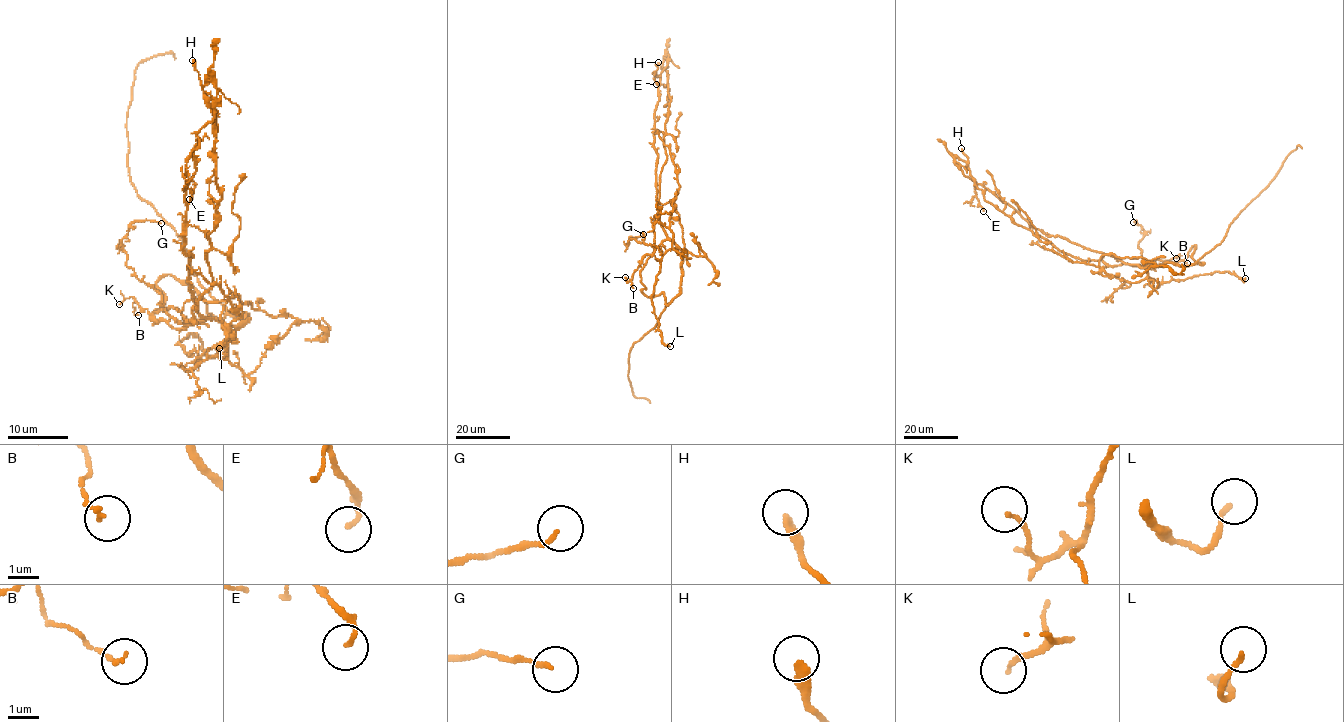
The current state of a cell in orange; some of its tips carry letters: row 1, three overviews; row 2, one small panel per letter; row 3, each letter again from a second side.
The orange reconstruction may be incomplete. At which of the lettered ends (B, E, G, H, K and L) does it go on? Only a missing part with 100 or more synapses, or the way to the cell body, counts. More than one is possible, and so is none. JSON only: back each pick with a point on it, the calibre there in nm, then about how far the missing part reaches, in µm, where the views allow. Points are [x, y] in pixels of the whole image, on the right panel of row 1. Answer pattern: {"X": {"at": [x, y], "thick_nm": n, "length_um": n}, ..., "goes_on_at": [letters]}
{"goes_on_at": []}

